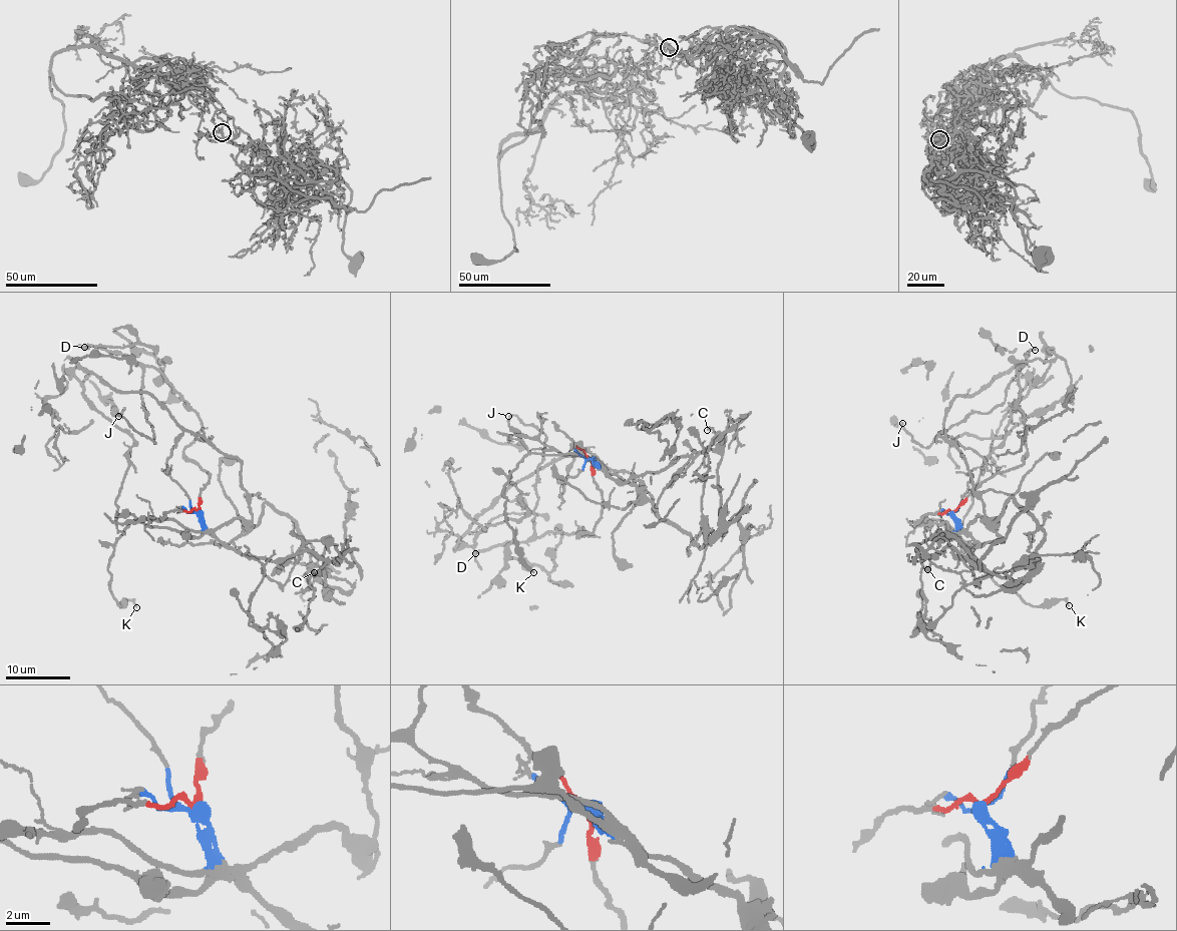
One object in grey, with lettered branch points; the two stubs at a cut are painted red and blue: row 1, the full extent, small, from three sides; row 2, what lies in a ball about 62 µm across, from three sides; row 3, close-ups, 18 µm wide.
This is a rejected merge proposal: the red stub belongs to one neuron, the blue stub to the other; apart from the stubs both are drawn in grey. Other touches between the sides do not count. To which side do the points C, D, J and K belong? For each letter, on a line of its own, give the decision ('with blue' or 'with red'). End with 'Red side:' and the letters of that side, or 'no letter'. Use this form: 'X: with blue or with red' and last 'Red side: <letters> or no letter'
C: with blue
D: with red
J: with red
K: with blue
Red side: D, J

